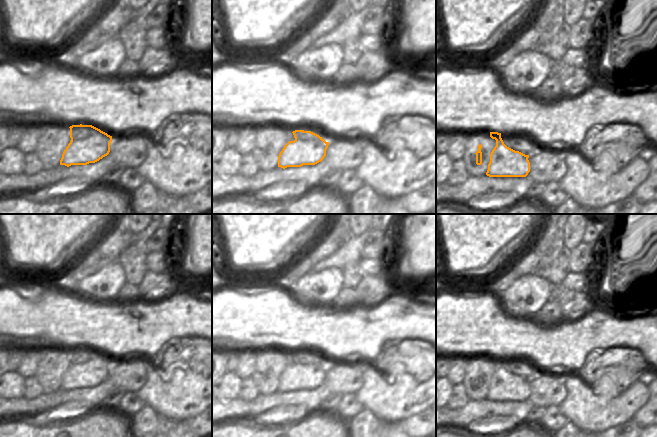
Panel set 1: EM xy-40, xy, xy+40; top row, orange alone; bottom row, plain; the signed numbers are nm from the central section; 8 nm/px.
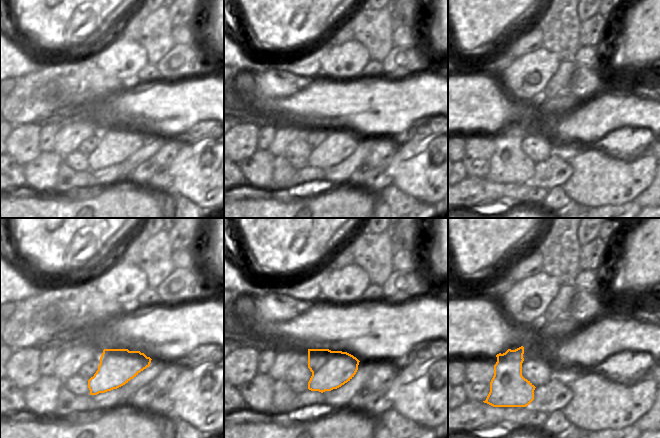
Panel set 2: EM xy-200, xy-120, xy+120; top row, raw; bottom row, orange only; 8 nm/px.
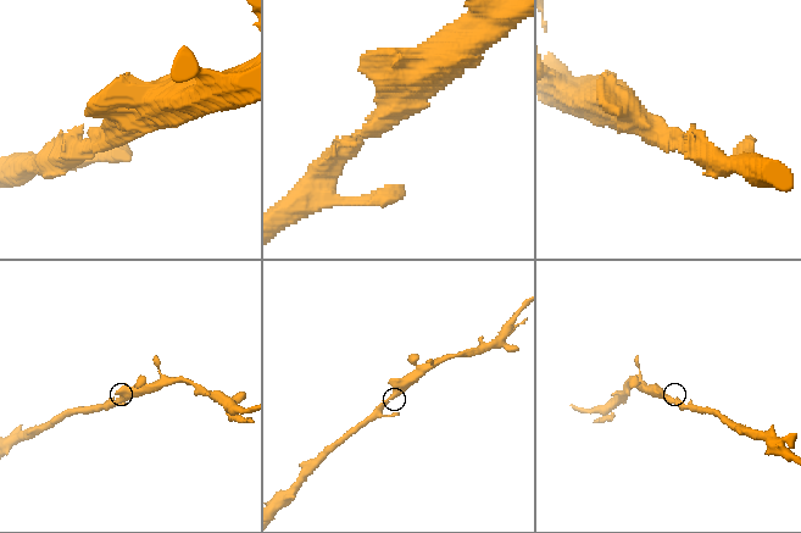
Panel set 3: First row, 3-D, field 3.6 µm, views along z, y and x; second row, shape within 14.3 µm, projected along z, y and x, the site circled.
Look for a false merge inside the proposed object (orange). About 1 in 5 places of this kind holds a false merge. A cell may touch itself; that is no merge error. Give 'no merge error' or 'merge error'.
no merge error

